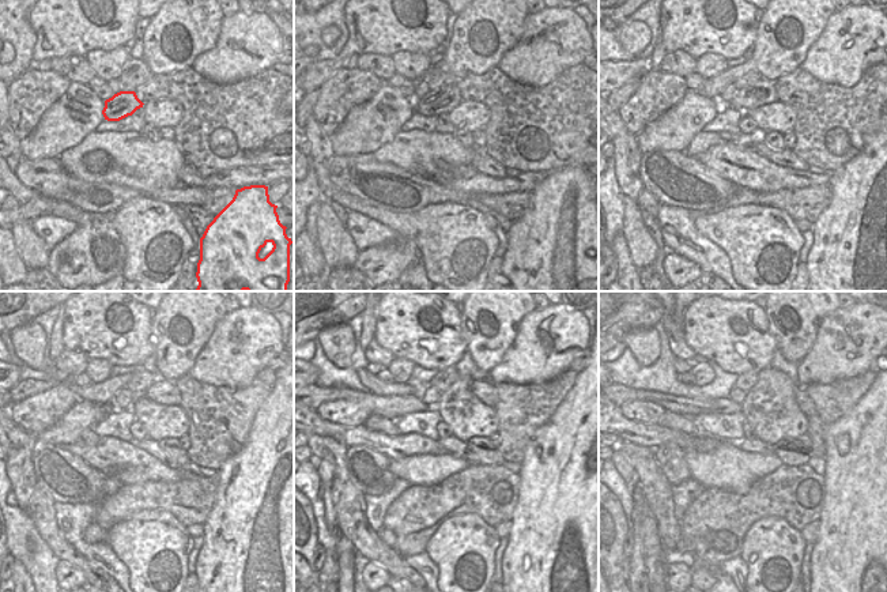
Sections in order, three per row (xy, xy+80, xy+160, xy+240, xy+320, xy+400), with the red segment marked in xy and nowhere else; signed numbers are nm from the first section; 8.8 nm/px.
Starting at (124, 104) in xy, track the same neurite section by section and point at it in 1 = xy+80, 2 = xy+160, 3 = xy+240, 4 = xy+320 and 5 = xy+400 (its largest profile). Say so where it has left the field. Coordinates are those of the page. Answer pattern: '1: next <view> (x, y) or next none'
1: next xy+80 (441, 101)
2: next xy+160 (763, 91)
3: next xy+240 (163, 392)
4: next xy+320 (484, 391)
5: next xy+400 (806, 404)

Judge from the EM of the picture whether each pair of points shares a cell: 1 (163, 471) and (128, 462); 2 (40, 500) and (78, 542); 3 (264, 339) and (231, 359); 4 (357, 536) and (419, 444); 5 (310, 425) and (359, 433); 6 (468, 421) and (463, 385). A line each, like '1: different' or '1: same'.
1: same
2: different
3: same
4: different
5: same
6: same

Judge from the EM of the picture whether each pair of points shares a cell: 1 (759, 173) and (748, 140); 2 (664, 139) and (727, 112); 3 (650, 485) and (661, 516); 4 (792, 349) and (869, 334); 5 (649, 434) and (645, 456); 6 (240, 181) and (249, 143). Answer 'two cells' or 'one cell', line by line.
1: two cells
2: two cells
3: one cell
4: two cells
5: two cells
6: two cells

